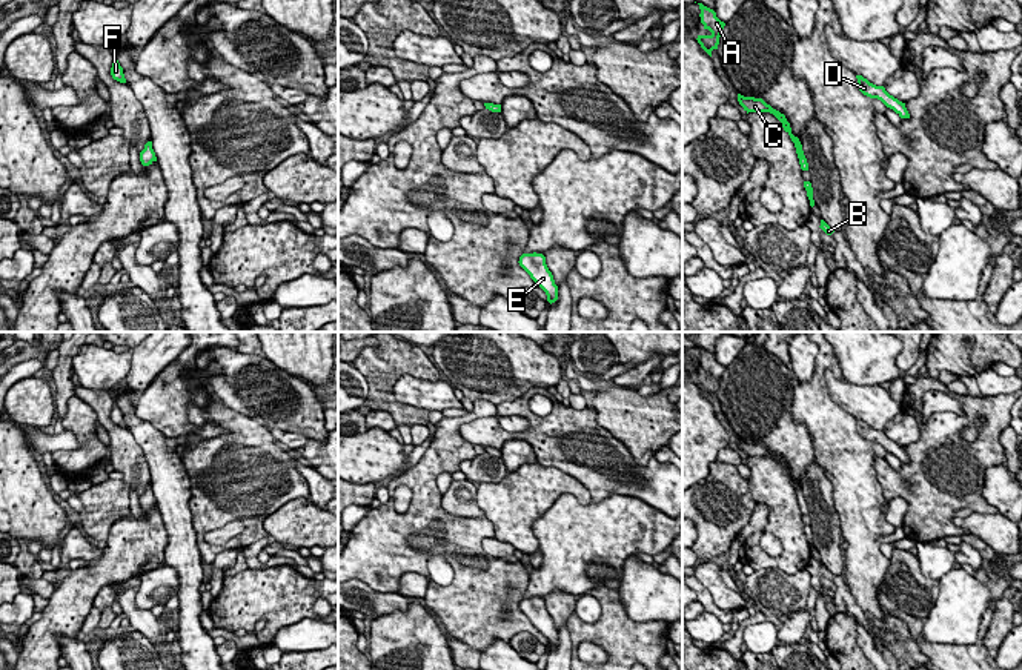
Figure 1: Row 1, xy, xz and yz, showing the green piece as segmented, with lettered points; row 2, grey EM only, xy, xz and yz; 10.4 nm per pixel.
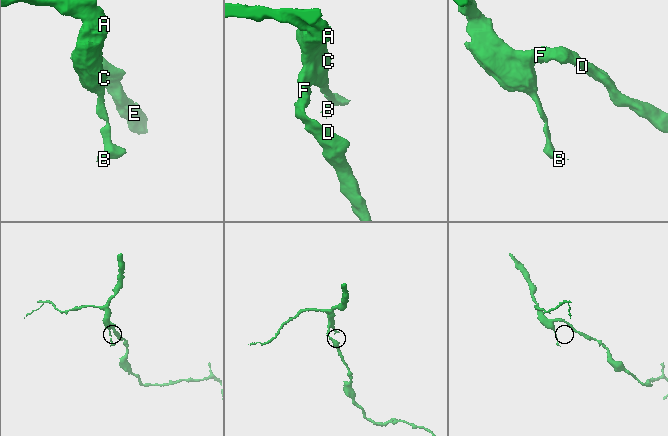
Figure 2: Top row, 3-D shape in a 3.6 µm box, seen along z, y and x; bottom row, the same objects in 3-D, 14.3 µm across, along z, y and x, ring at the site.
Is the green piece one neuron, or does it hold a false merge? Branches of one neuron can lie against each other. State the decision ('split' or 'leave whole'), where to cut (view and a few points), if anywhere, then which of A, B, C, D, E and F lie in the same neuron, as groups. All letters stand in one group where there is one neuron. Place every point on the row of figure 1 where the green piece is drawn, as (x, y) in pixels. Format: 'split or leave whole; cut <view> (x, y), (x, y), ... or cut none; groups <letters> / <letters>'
leave whole; cut none; groups A B C D E F

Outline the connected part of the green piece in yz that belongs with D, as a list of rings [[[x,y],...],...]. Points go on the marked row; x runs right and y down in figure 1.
[[[856,75],[856,78],[858,88],[864,95],[881,100],[887,108],[893,109],[901,118],[910,118],[905,103],[890,95],[884,86],[876,86],[862,75]]]

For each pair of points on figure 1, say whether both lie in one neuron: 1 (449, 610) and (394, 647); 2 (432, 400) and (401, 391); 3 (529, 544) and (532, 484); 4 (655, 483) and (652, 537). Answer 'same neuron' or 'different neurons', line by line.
1: different neurons
2: same neuron
3: same neuron
4: different neurons

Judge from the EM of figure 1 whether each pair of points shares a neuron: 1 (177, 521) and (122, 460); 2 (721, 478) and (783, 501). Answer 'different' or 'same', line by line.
1: different
2: different

